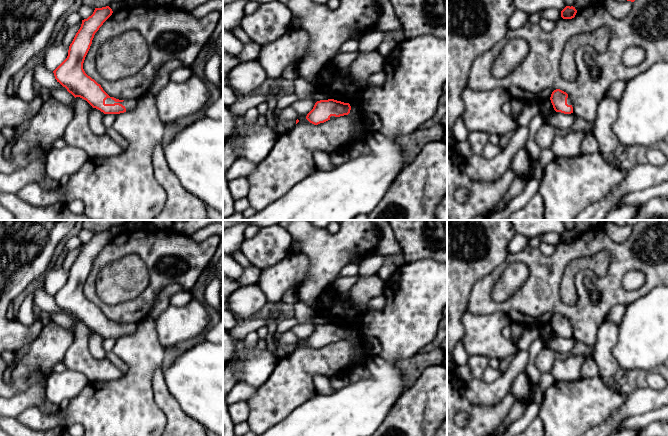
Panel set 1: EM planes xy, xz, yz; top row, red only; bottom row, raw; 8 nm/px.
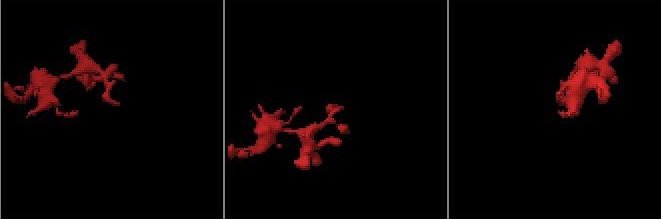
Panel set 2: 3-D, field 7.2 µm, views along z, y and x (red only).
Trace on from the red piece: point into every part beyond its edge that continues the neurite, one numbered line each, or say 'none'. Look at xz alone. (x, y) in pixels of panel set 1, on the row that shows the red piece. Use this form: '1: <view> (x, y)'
1: xz (357, 106)

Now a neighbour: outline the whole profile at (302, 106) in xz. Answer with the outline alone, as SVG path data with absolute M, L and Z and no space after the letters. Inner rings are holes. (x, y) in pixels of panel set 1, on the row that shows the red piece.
M316 88L315 92L308 98L298 99L291 107L299 116L307 115L314 107L315 103L320 100L331 99L323 90Z

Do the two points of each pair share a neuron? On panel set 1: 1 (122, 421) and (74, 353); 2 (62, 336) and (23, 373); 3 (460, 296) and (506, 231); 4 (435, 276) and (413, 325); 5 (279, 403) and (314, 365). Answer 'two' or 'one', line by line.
1: two
2: one
3: one
4: one
5: one

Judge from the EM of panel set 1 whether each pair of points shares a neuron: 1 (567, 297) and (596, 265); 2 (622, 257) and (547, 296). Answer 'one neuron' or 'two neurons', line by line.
1: one neuron
2: one neuron

